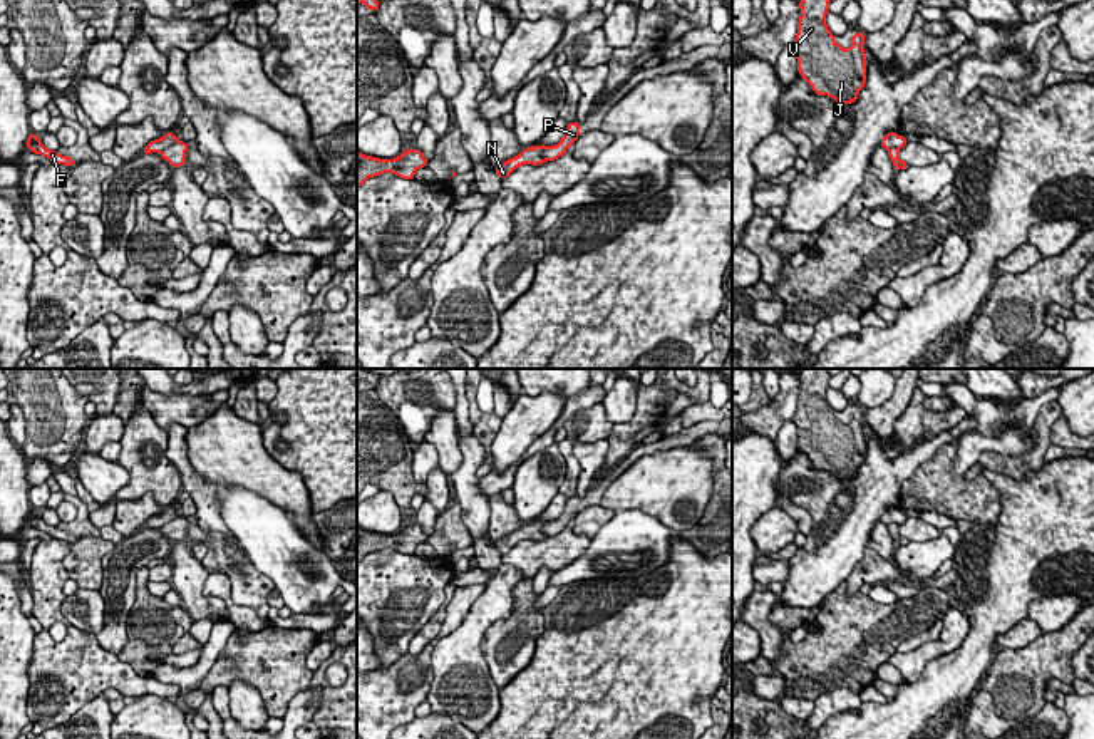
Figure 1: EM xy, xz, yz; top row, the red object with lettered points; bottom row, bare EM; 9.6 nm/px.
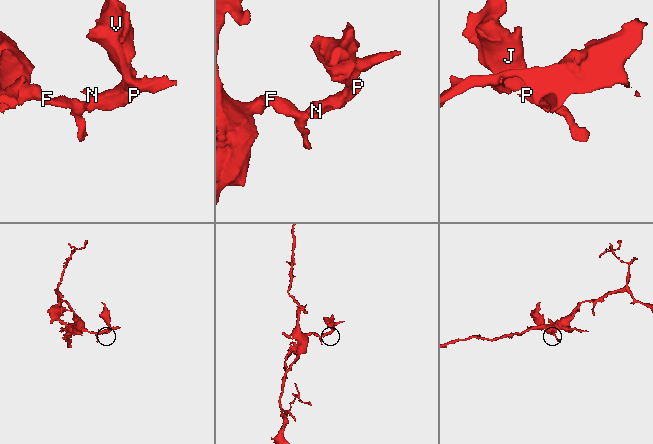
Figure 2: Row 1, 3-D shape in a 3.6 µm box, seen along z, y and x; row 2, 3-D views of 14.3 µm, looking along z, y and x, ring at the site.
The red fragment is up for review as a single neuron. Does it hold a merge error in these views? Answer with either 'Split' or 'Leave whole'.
Split

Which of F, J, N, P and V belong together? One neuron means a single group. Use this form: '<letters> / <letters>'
F P / J N V

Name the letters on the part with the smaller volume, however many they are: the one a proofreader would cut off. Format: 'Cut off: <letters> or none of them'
Cut off: J, N, V

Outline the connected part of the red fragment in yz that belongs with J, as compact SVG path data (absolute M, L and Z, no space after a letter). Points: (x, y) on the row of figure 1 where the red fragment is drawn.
M799 0L801 17L792 42L799 75L818 96L853 104L866 84L864 34L851 35L851 47L834 42L826 13L831 0Z

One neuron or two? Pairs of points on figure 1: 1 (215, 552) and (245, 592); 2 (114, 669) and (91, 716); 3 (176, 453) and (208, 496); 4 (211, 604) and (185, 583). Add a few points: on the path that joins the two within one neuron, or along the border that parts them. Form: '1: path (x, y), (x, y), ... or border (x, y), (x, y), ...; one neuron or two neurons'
1: path (223, 562), (243, 582); one neuron
2: border (101, 692), (69, 718); two neurons
3: path (181, 463), (198, 486); one neuron
4: path (205, 604), (191, 590); one neuron

